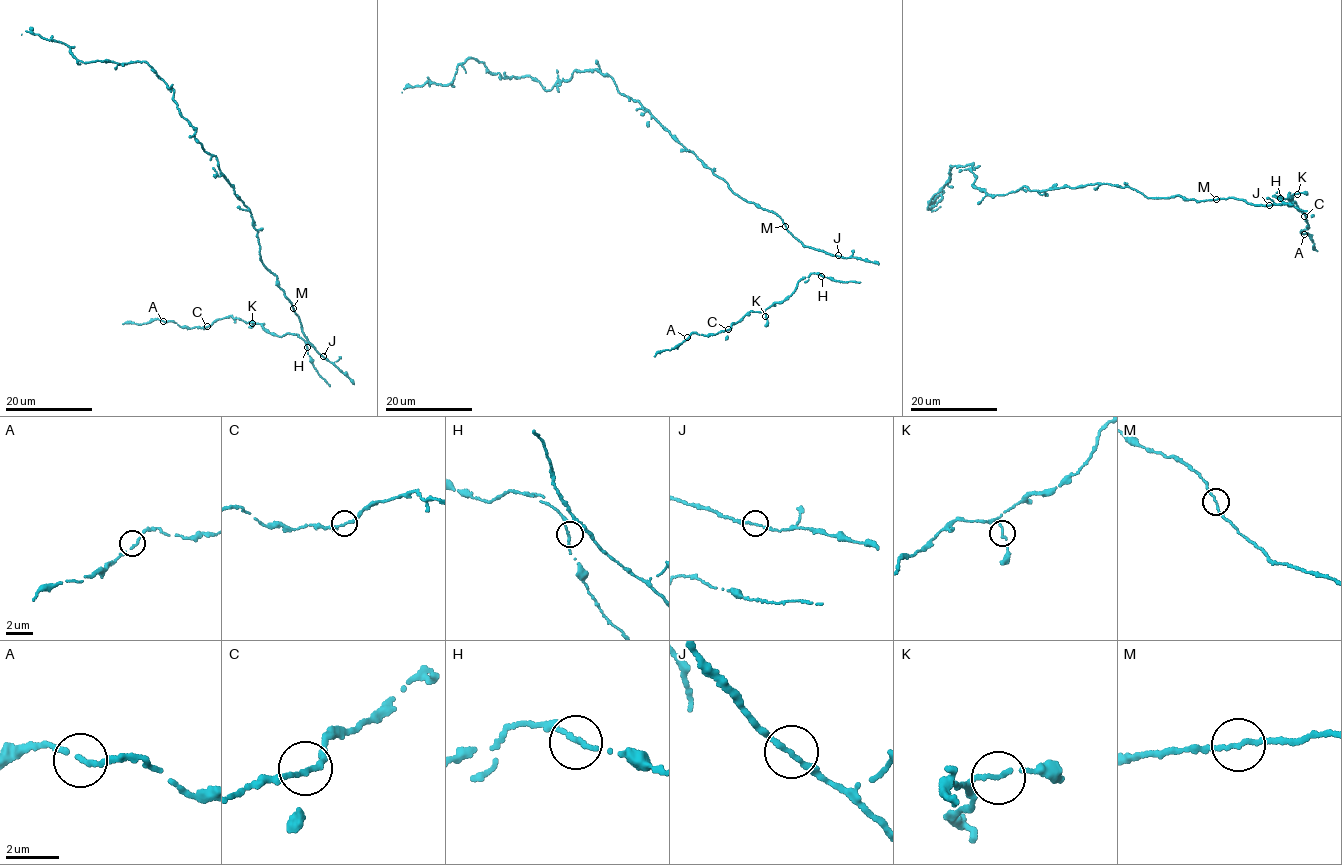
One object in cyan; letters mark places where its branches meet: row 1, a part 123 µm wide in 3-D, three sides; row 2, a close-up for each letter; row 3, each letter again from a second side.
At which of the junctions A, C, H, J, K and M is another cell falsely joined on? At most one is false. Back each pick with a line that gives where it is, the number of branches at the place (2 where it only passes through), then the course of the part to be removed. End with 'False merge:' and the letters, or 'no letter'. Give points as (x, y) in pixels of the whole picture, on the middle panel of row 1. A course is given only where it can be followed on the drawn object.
False merge: no letter

